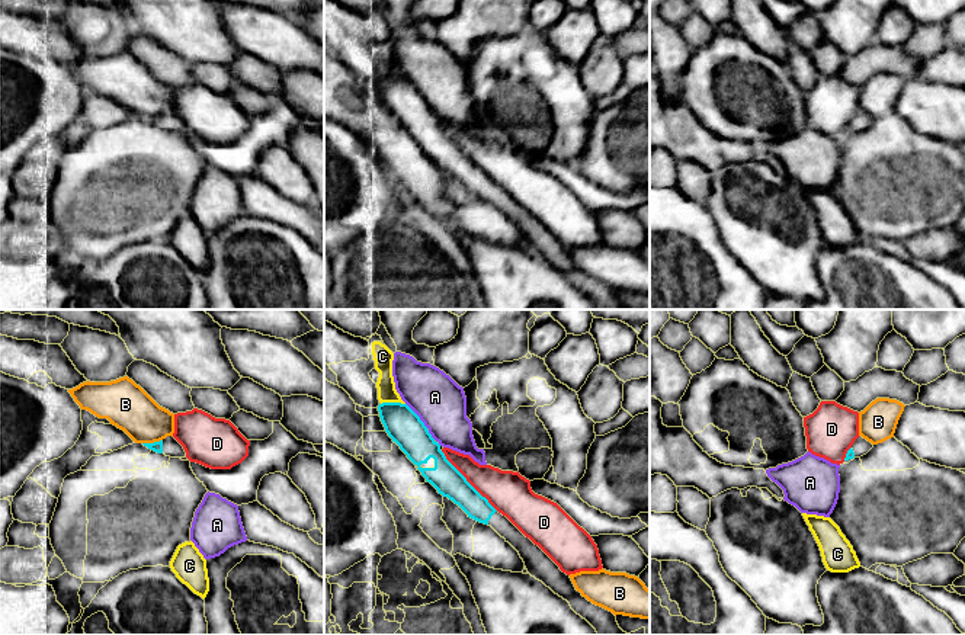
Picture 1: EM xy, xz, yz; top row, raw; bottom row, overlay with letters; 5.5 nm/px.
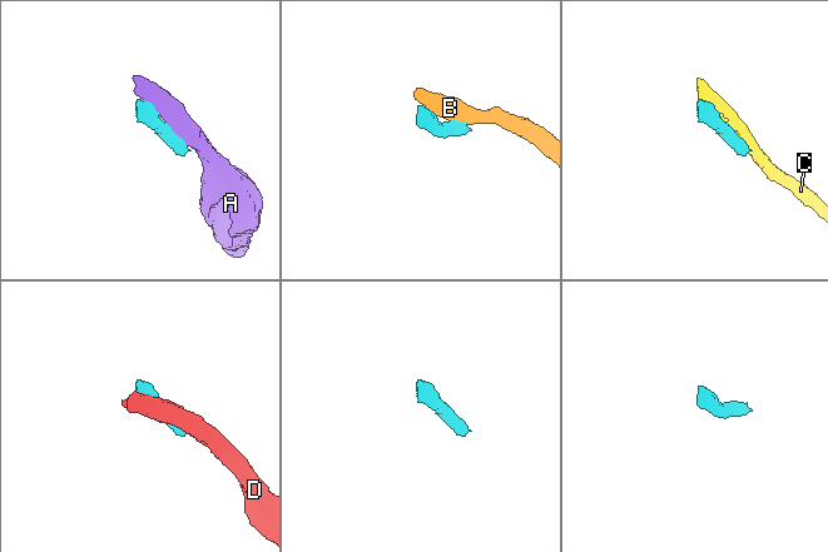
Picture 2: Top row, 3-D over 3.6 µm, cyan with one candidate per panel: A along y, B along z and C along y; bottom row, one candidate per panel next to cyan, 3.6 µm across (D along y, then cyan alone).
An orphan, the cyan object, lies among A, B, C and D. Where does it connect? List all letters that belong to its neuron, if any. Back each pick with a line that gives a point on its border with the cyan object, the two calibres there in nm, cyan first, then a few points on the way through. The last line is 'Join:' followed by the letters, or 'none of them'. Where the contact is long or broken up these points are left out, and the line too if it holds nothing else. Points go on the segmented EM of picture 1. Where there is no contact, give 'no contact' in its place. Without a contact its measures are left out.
Join: none of them

